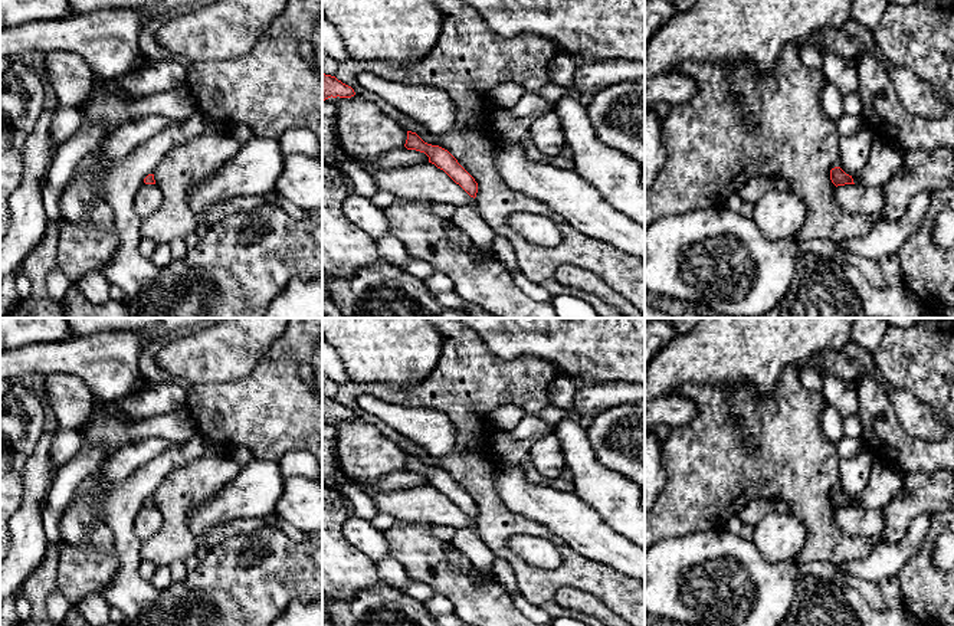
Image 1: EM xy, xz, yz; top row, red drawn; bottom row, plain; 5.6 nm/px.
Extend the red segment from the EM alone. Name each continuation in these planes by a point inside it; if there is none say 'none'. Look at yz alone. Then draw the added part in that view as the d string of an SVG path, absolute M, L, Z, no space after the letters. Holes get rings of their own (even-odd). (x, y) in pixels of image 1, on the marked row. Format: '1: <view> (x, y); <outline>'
1: yz (885, 160); M875 138L865 167L856 173L855 184L882 187L904 165L907 151Z

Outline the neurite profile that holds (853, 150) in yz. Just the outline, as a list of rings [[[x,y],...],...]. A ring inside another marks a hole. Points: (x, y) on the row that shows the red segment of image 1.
[[[862,125],[855,135],[839,140],[840,165],[848,174],[856,174],[865,167],[875,138],[873,131]]]

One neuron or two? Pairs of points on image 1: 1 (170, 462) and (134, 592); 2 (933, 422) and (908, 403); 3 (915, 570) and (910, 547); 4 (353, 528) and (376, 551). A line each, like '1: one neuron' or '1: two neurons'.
1: one neuron
2: one neuron
3: two neurons
4: one neuron

